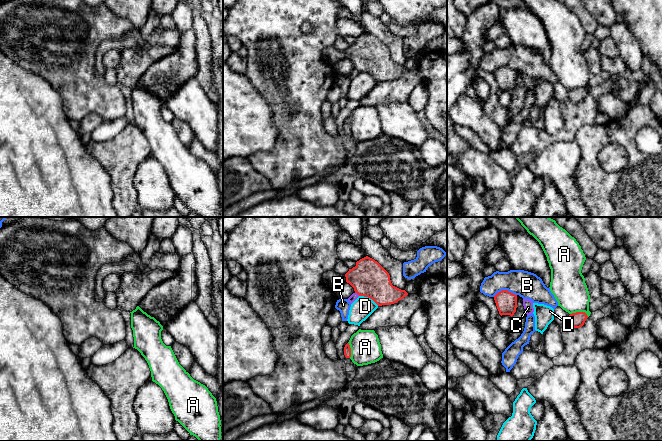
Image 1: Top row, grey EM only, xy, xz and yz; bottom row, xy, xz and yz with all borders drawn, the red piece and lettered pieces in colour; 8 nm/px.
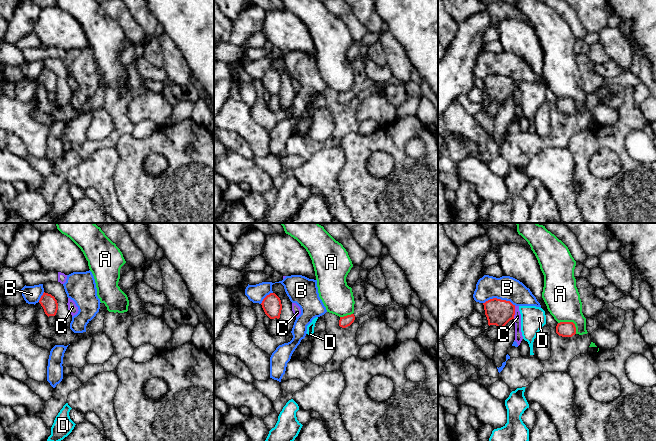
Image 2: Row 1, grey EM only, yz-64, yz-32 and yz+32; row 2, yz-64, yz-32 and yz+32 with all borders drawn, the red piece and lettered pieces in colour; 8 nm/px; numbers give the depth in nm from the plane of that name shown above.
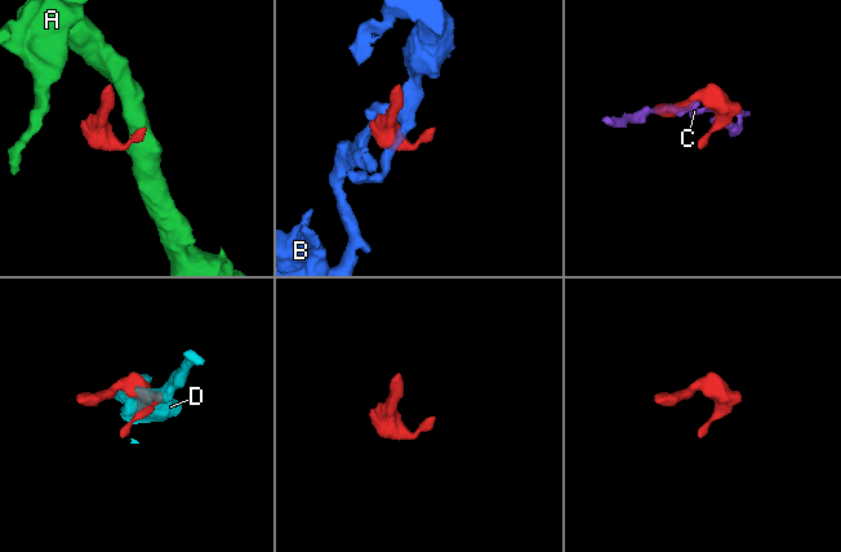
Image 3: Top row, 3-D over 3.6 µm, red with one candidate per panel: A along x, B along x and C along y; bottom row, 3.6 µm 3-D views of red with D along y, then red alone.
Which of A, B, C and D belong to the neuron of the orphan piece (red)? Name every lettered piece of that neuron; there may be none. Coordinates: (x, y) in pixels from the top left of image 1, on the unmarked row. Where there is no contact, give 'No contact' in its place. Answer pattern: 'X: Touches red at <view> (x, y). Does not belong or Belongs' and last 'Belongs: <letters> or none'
A: Touches red at yz (579, 88). Does not belong
B: Touches red at yz (504, 66). Does not belong
C: Touches red at xz (357, 69). Does not belong
D: Touches red at xz (369, 73). Does not belong
Belongs: none

